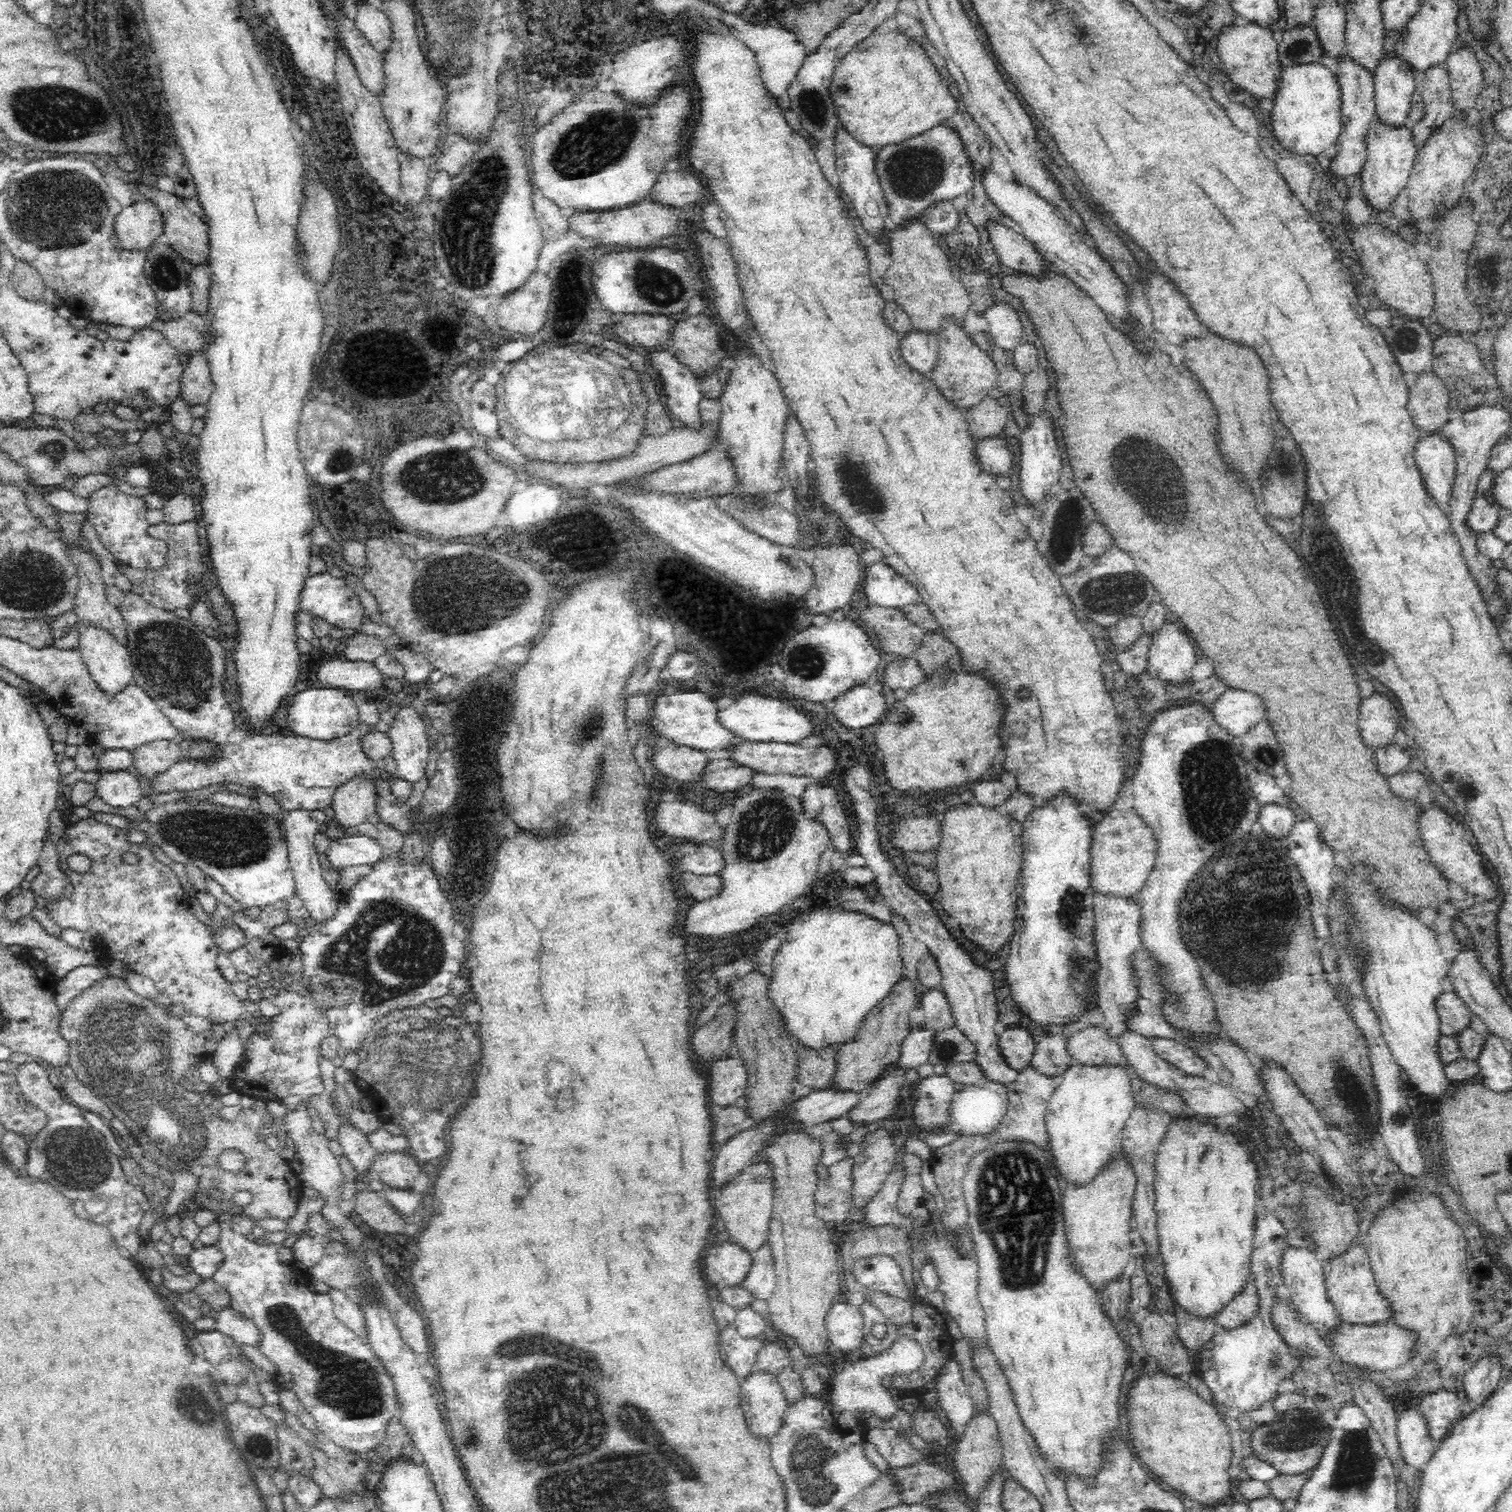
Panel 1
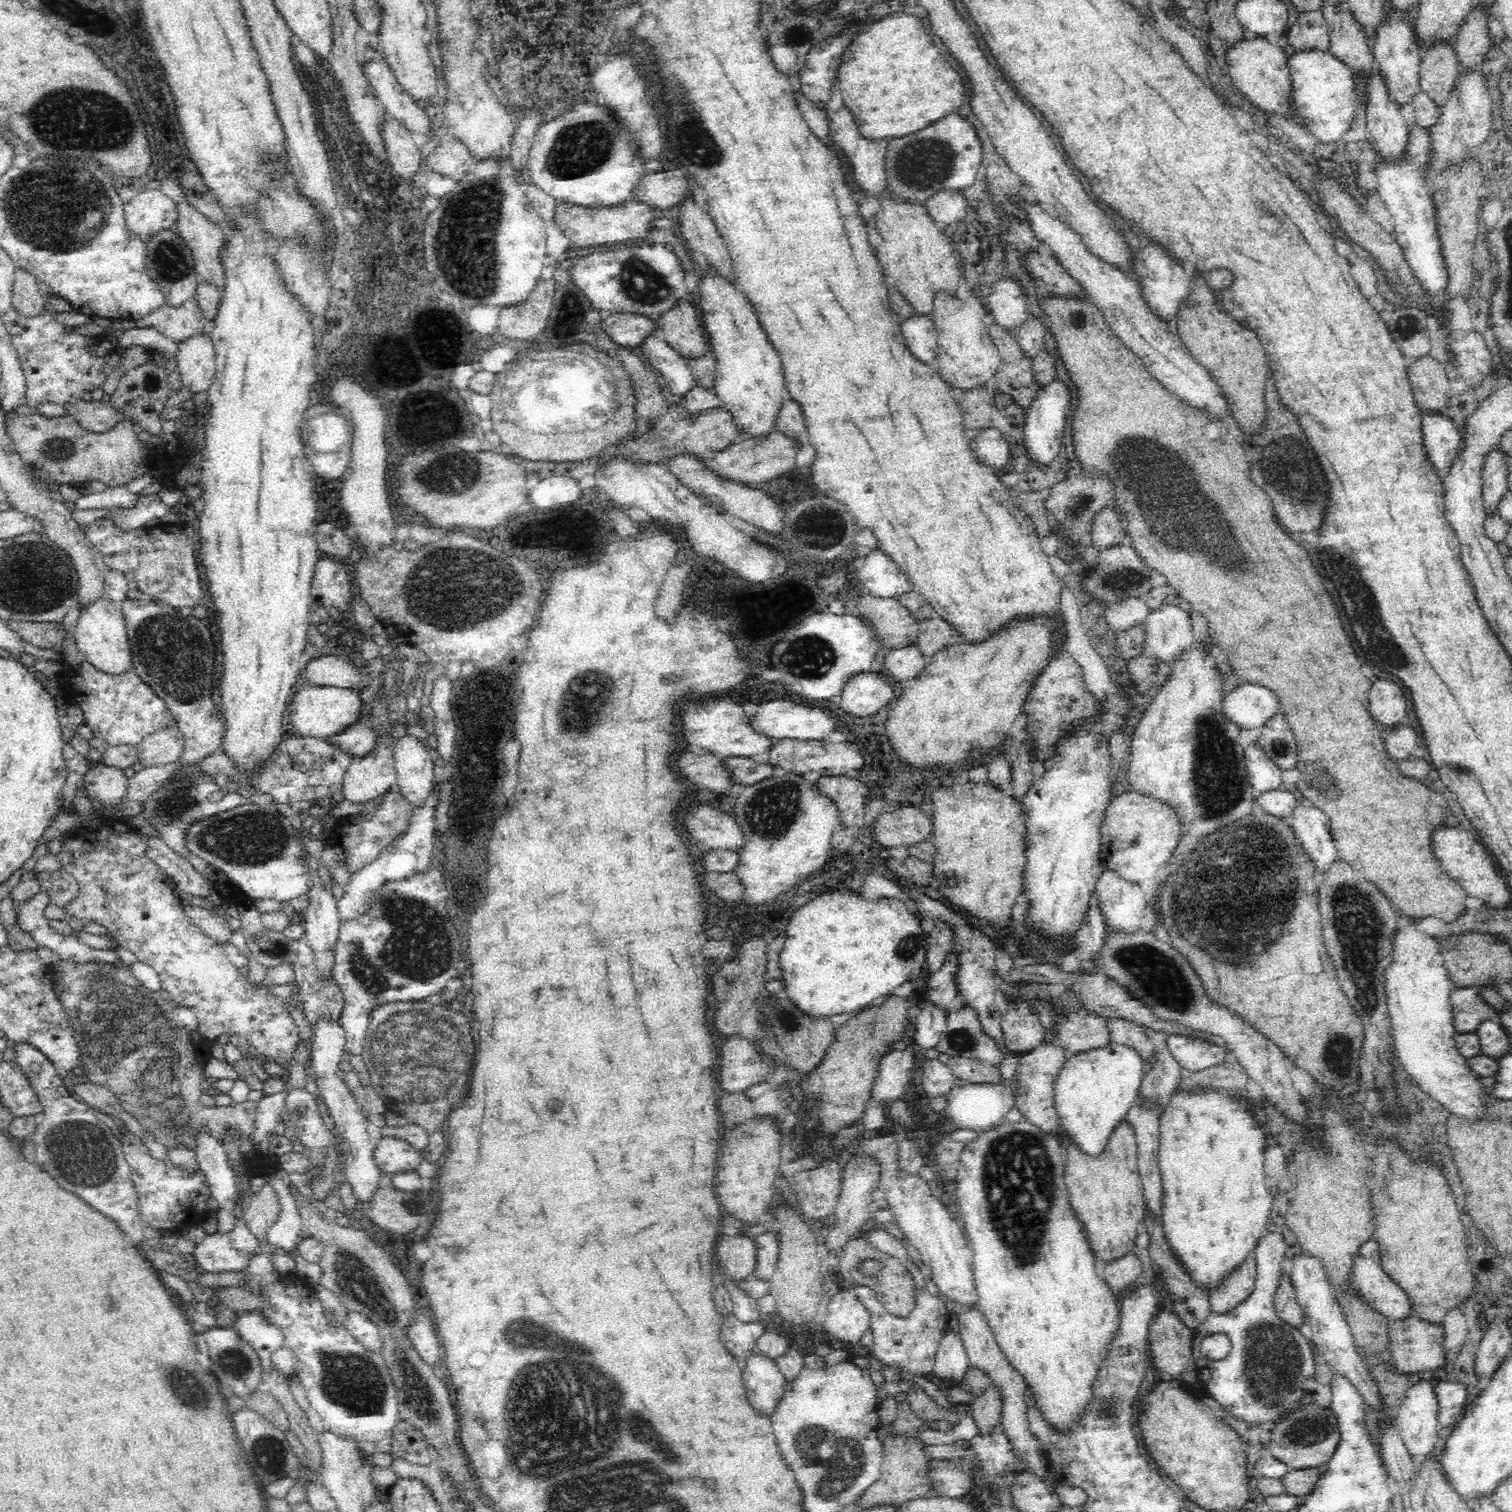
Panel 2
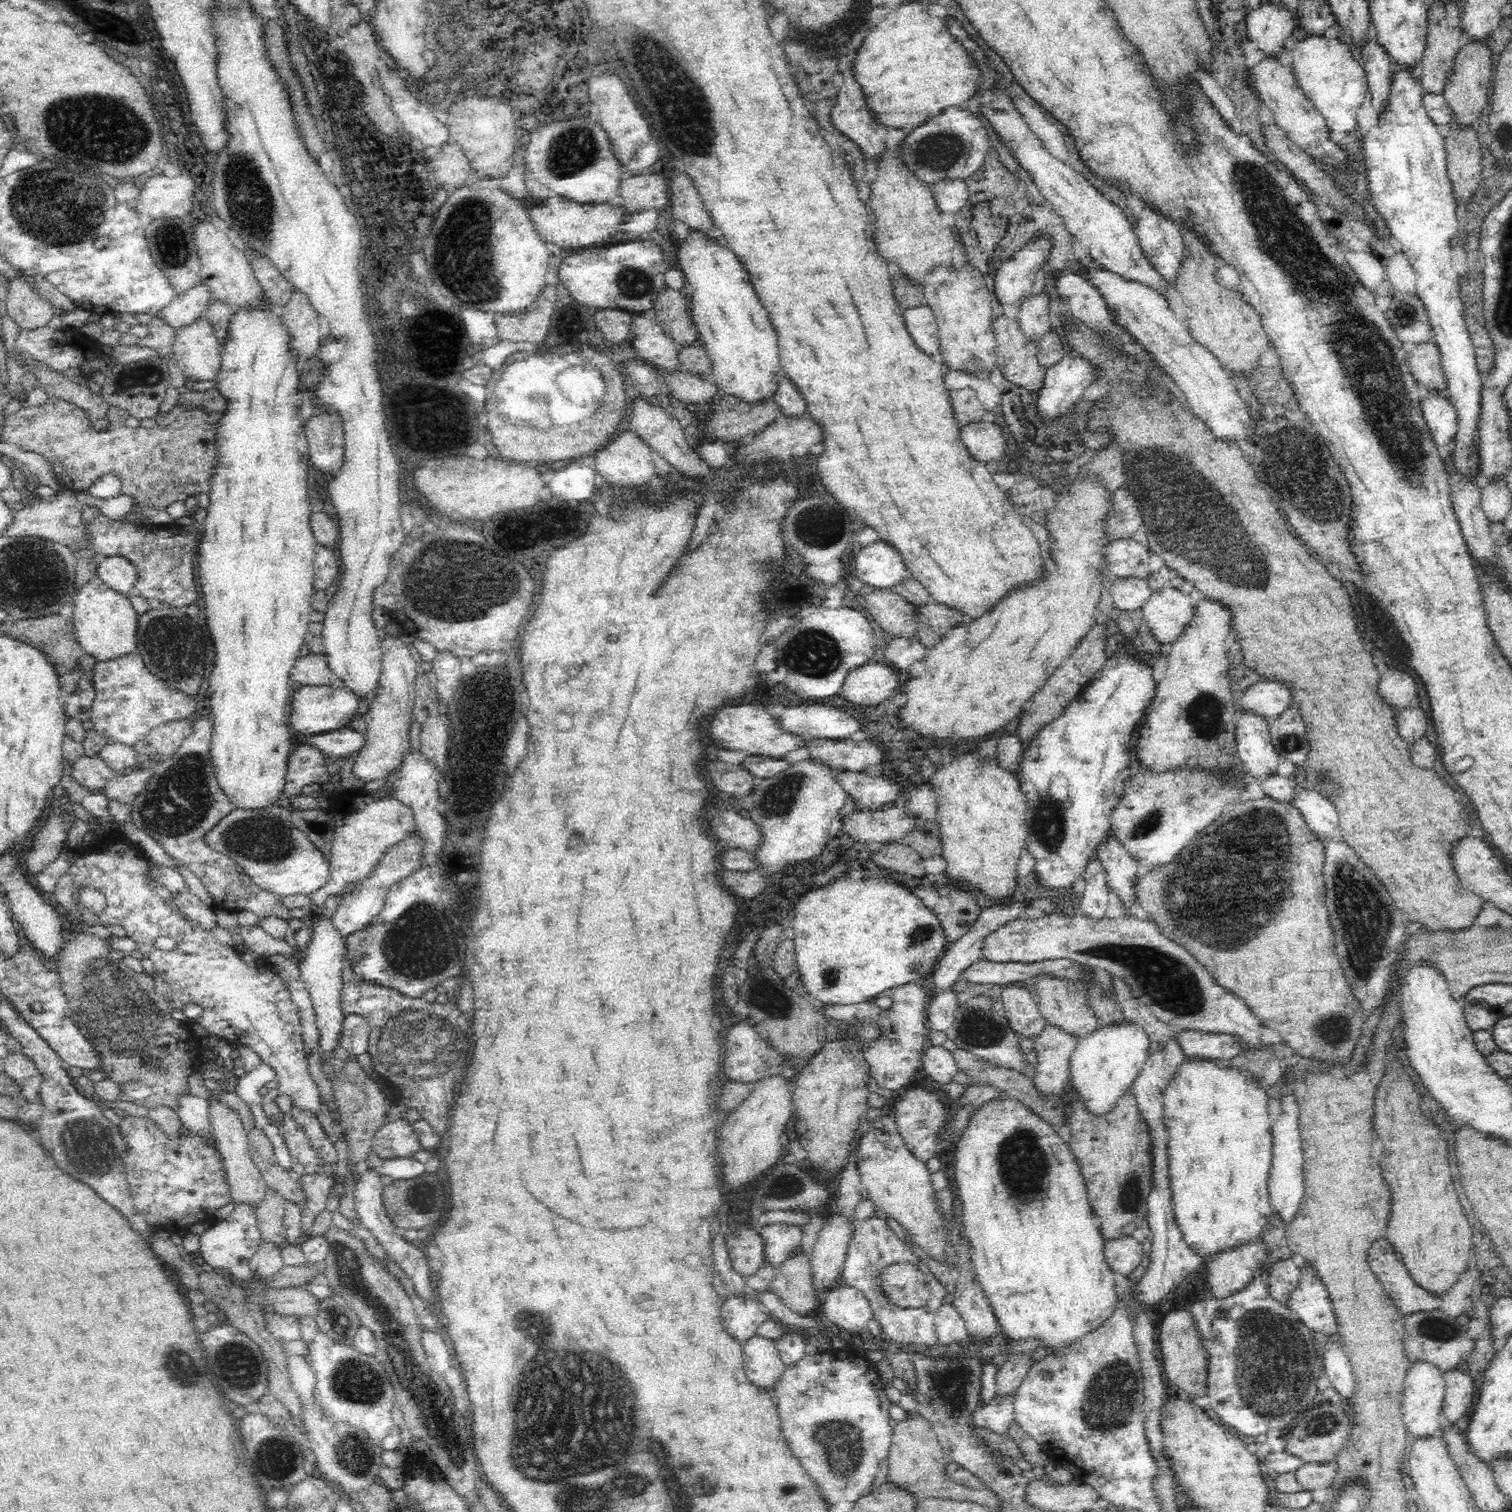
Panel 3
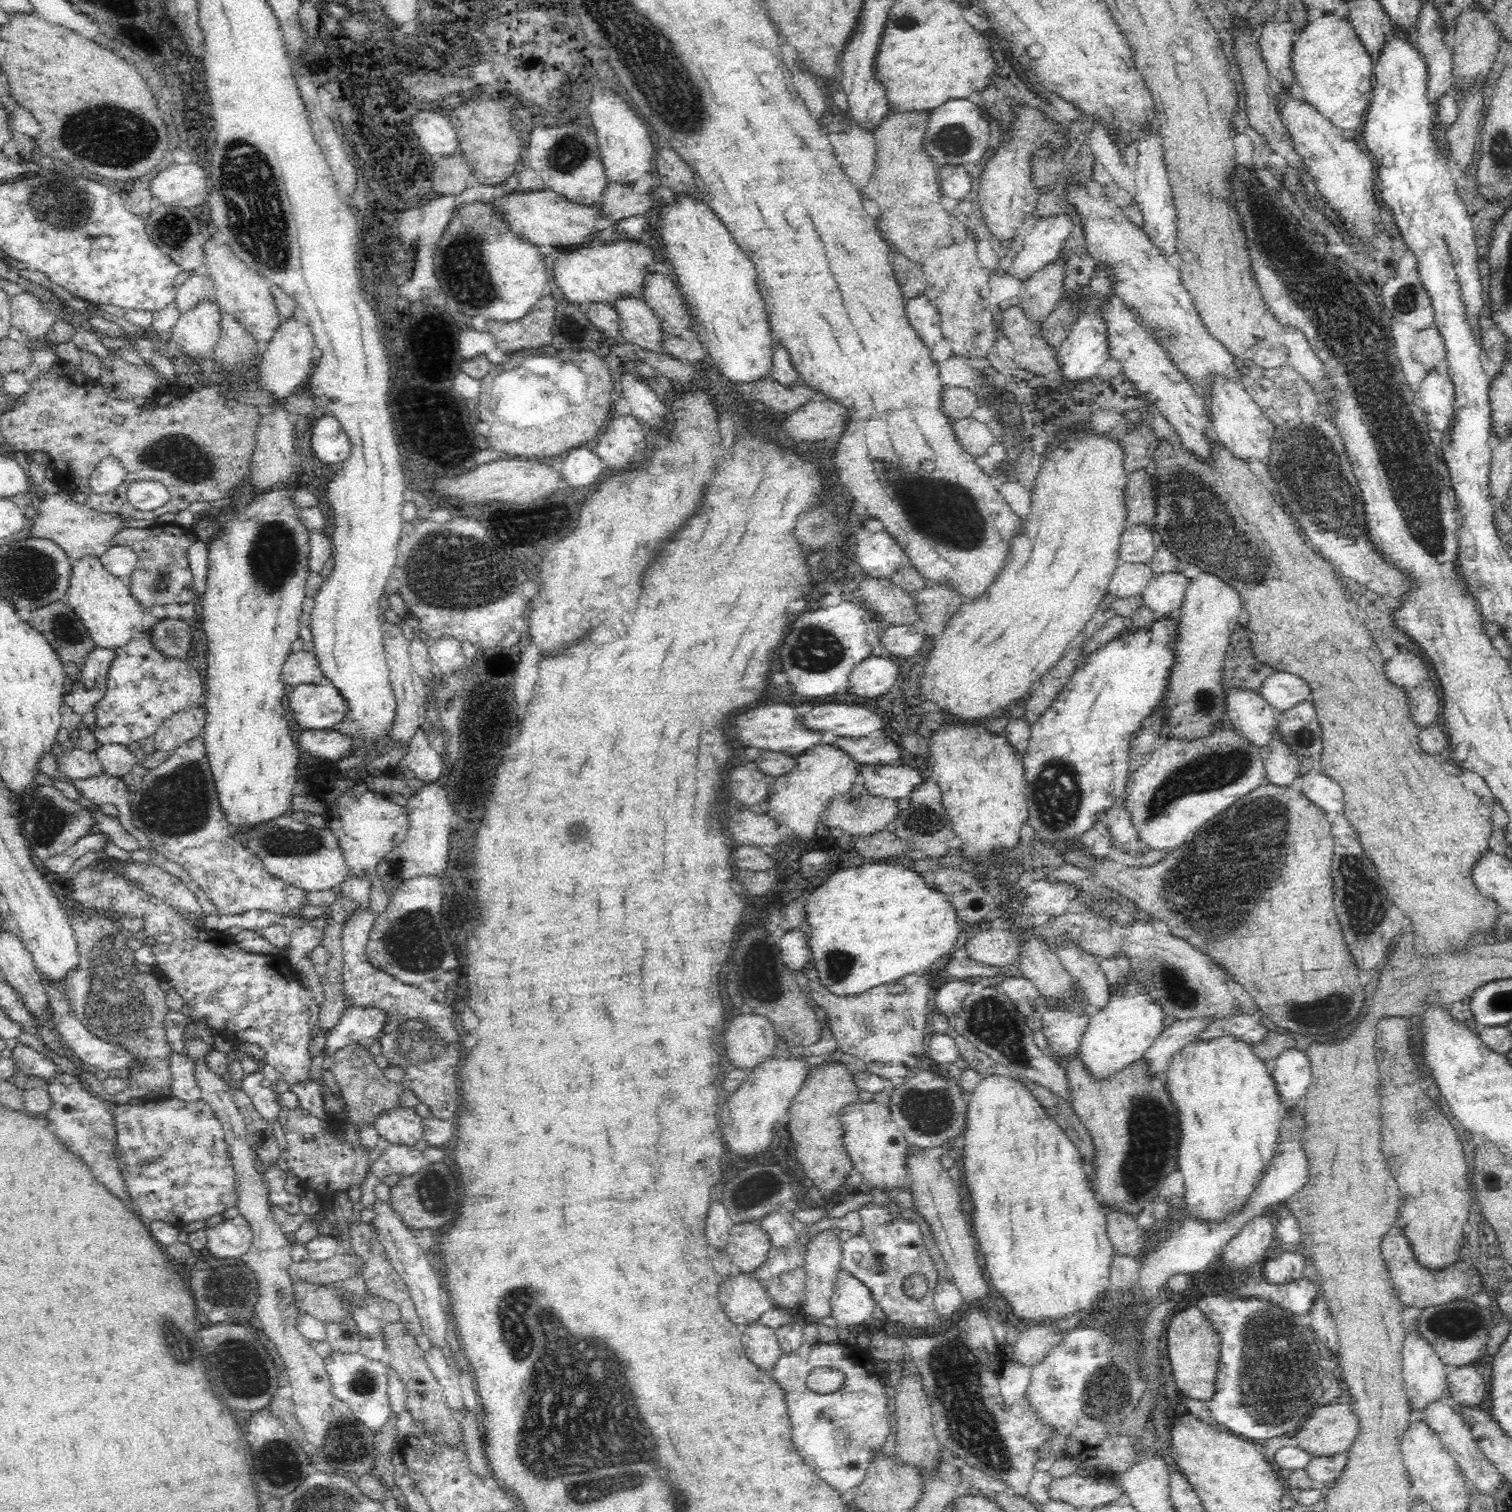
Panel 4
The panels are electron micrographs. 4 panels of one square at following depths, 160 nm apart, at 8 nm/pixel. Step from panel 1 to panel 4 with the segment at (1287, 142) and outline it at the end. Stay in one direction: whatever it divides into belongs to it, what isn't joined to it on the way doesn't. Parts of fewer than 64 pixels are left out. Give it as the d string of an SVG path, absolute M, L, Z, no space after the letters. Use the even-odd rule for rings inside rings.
M1342 11L1322 12L1316 20L1307 21L1306 26L1298 31L1292 52L1295 82L1302 89L1305 102L1325 120L1351 132L1360 126L1364 112L1373 99L1370 80L1374 64L1352 21L1344 18Z

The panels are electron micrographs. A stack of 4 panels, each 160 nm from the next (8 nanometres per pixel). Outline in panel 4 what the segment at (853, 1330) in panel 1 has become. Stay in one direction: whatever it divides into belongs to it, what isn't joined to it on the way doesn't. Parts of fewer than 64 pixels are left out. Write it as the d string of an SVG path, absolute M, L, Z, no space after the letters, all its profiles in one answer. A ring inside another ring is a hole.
M840 1268L833 1286L832 1316L840 1326L850 1328L850 1324L862 1324L872 1316L877 1302L872 1291L860 1279Z

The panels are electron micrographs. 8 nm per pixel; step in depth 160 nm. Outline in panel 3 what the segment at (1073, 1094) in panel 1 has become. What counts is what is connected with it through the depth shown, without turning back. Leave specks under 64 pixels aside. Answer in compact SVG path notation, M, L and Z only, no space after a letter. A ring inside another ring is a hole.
M1128 1018L1099 1025L1093 1032L1079 1038L1071 1057L1069 1086L1078 1090L1090 1111L1107 1113L1140 1074L1142 1065L1150 1055L1150 1043L1148 1032Z

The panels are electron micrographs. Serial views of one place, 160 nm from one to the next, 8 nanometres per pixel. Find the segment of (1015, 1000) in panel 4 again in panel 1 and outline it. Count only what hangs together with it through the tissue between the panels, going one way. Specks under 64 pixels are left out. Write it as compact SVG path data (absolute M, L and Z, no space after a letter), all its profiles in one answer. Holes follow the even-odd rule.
M1016 1022L1008 1024L1005 1029L999 1036L999 1048L1006 1062L1018 1072L1031 1062L1037 1040L1028 1028Z

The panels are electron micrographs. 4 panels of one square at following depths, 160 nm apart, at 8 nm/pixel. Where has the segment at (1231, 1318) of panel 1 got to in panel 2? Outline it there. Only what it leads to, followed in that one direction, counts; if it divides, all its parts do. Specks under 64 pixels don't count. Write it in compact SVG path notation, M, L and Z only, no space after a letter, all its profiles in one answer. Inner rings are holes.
M1252 1251L1239 1264L1232 1269L1224 1280L1220 1280L1216 1287L1207 1290L1210 1308L1214 1312L1226 1312L1234 1308L1240 1301L1252 1292L1257 1277L1257 1264L1254 1251Z

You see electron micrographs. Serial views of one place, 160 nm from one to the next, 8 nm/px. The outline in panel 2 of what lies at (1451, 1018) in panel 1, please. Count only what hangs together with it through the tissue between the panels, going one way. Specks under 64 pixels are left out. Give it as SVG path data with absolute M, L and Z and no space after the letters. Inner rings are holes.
M1480 987L1455 988L1452 990L1451 1002L1455 1013L1455 1026L1459 1033L1475 1032L1484 1022L1501 1016L1501 1012L1491 1008L1491 1004L1480 996Z

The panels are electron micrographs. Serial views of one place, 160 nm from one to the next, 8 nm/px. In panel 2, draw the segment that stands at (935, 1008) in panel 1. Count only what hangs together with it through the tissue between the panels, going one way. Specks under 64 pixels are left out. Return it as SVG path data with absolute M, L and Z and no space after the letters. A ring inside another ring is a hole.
M950 951L938 971L926 976L928 998L949 1011L950 1004L958 992L958 972L960 972L960 953Z

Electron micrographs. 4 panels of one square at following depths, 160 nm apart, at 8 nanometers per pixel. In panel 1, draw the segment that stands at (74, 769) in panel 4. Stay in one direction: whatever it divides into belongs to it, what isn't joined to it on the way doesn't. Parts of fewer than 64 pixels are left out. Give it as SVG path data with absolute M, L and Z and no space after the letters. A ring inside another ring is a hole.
M126 770L100 772L95 787L97 797L114 808L134 806L143 794L136 774Z

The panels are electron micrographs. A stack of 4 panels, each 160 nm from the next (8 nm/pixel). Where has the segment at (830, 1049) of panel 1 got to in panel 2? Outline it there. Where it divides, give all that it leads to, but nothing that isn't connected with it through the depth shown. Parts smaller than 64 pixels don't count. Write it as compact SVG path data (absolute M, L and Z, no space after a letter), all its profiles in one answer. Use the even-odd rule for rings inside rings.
M786 990L771 995L758 995L756 1010L760 1013L758 1020L766 1025L767 1032L772 1036L775 1043L782 1049L788 1066L793 1067L803 1075L812 1072L813 1068L824 1057L826 1050L834 1041L837 1027L833 1026L827 1017L817 1018L803 1012L800 1007L793 1003Z

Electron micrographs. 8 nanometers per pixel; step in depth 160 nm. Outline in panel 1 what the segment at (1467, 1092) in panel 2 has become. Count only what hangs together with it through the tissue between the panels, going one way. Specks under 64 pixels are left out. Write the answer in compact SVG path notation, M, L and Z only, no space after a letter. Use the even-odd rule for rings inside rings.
M1352 868L1350 874L1345 874L1339 882L1333 884L1344 883L1344 887L1350 893L1347 899L1348 909L1356 915L1356 918L1352 920L1351 927L1348 928L1350 929L1350 943L1354 946L1367 948L1367 952L1370 953L1370 963L1368 964L1370 968L1364 976L1364 989L1366 989L1380 1018L1385 1040L1390 1045L1390 1049L1392 1049L1392 1053L1394 1053L1394 1057L1400 1064L1403 1075L1407 1083L1413 1088L1414 1093L1422 1100L1444 1099L1452 1094L1454 1084L1457 1083L1457 1081L1450 1081L1447 1078L1447 1064L1440 1059L1439 1047L1440 1036L1443 1035L1436 1004L1438 996L1451 988L1448 963L1441 954L1436 933L1425 926L1415 913L1402 910L1395 903L1384 904L1384 896L1369 882L1367 874L1368 870Z

